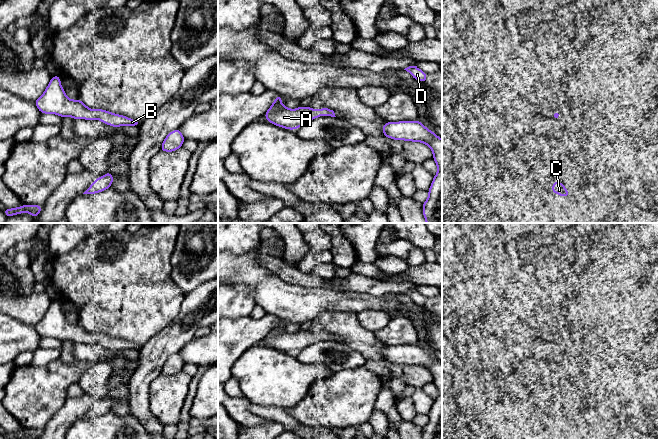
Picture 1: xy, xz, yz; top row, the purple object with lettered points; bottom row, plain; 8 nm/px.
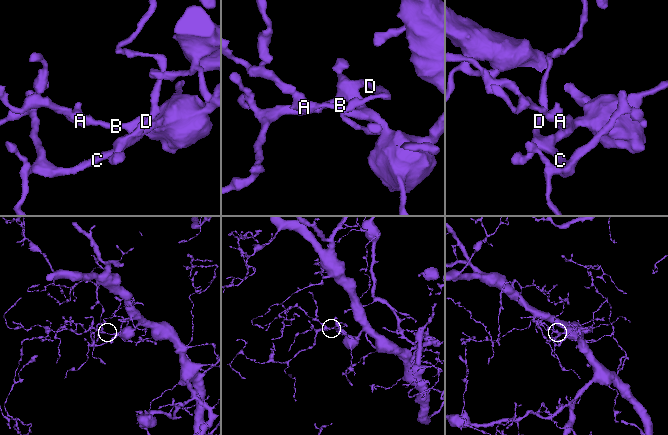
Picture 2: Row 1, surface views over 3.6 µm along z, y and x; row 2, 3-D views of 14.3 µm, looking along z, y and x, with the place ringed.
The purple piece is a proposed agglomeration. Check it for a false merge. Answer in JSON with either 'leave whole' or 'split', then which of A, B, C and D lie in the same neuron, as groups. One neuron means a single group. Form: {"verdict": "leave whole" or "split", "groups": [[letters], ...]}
{"verdict": "leave whole", "groups": [["A", "B", "C", "D"]]}

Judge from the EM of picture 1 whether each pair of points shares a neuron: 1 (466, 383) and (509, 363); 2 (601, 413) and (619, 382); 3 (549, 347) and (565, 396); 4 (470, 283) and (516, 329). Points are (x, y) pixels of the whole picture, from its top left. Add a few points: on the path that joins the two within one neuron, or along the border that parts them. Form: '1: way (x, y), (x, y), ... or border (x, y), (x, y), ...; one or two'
1: border (490, 355), (490, 361), (498, 371), (518, 378); two
2: border (587, 391), (604, 402), (615, 414); two
3: border (531, 356), (538, 360), (559, 364); two
4: border (514, 317), (522, 319), (529, 326), (532, 333); two

